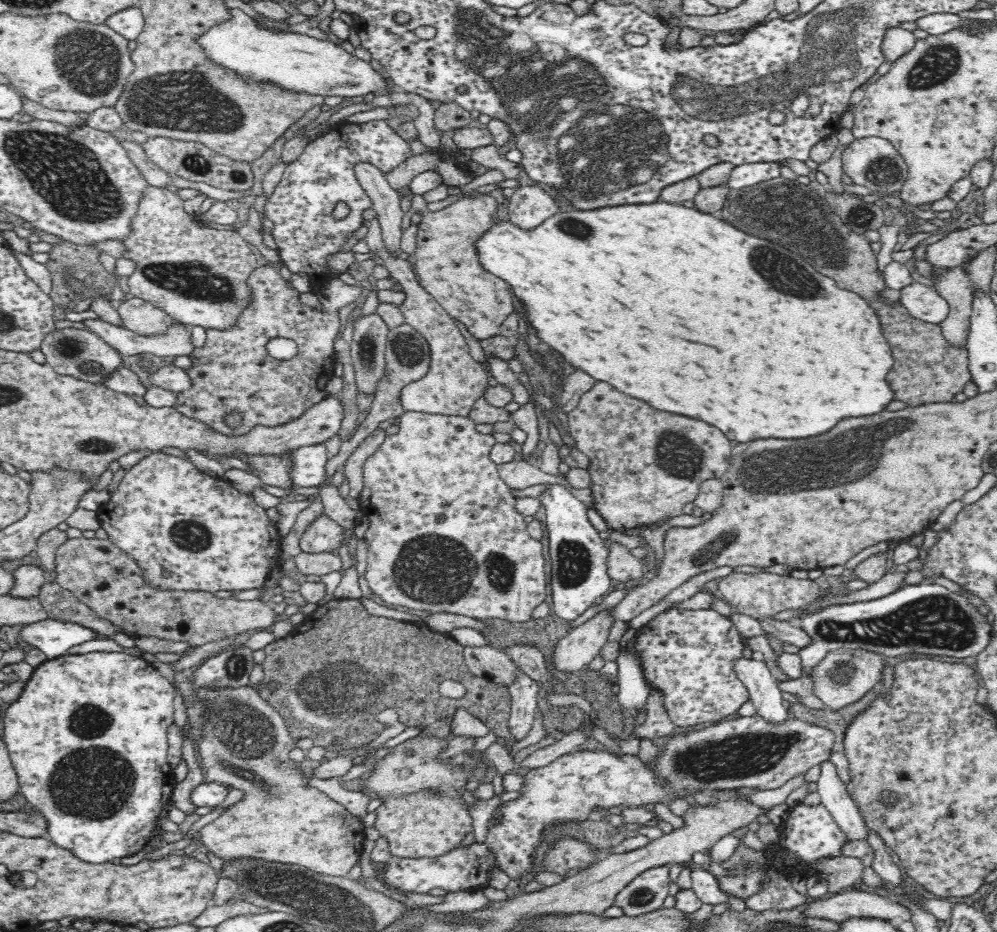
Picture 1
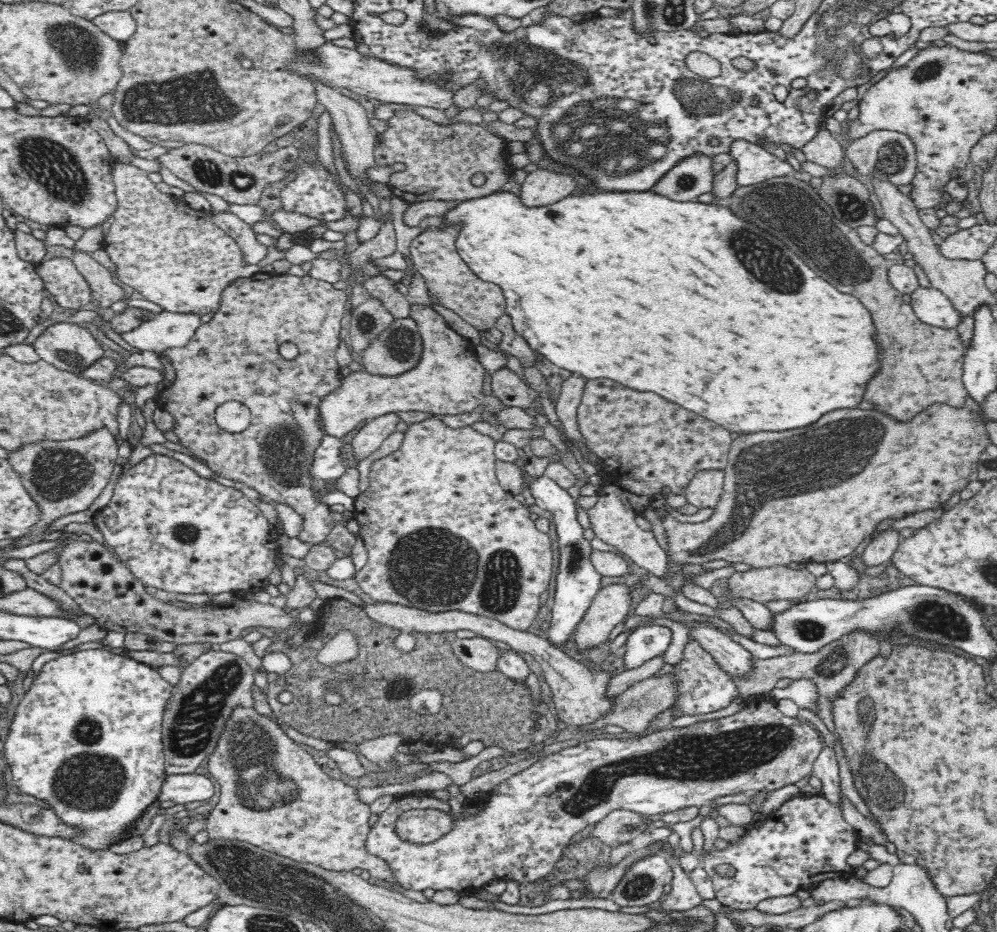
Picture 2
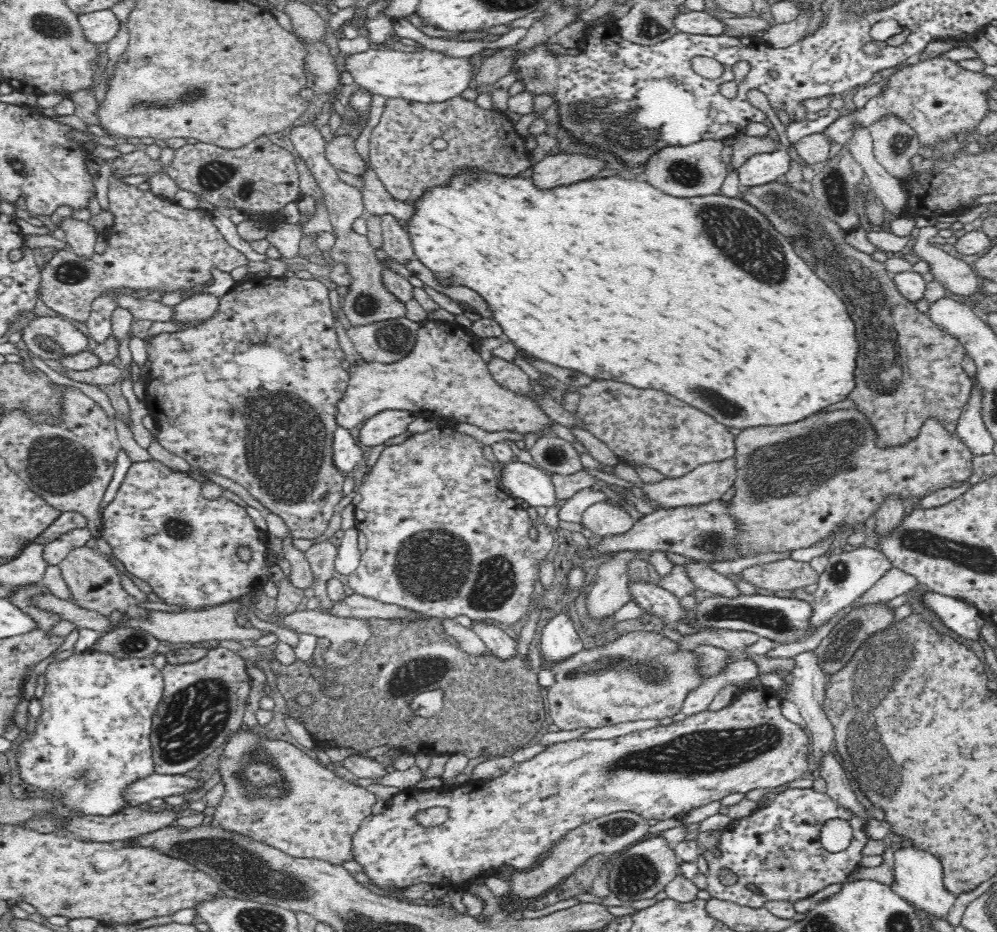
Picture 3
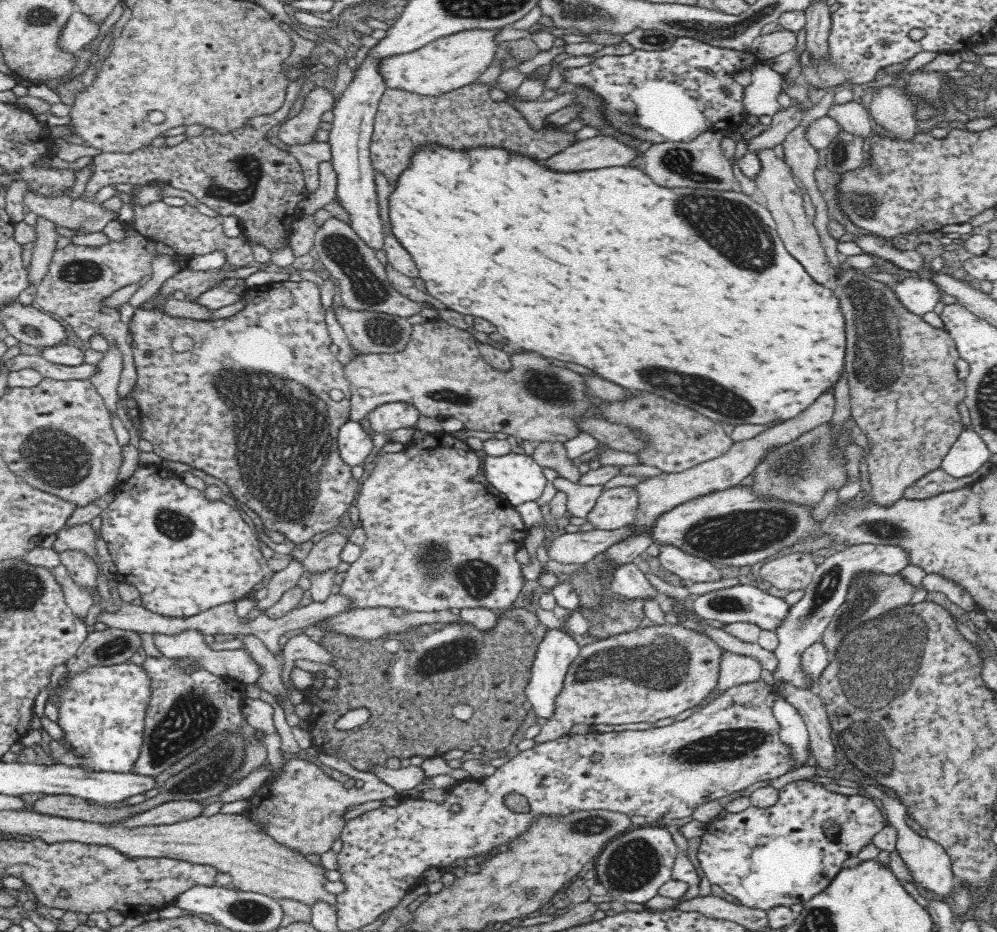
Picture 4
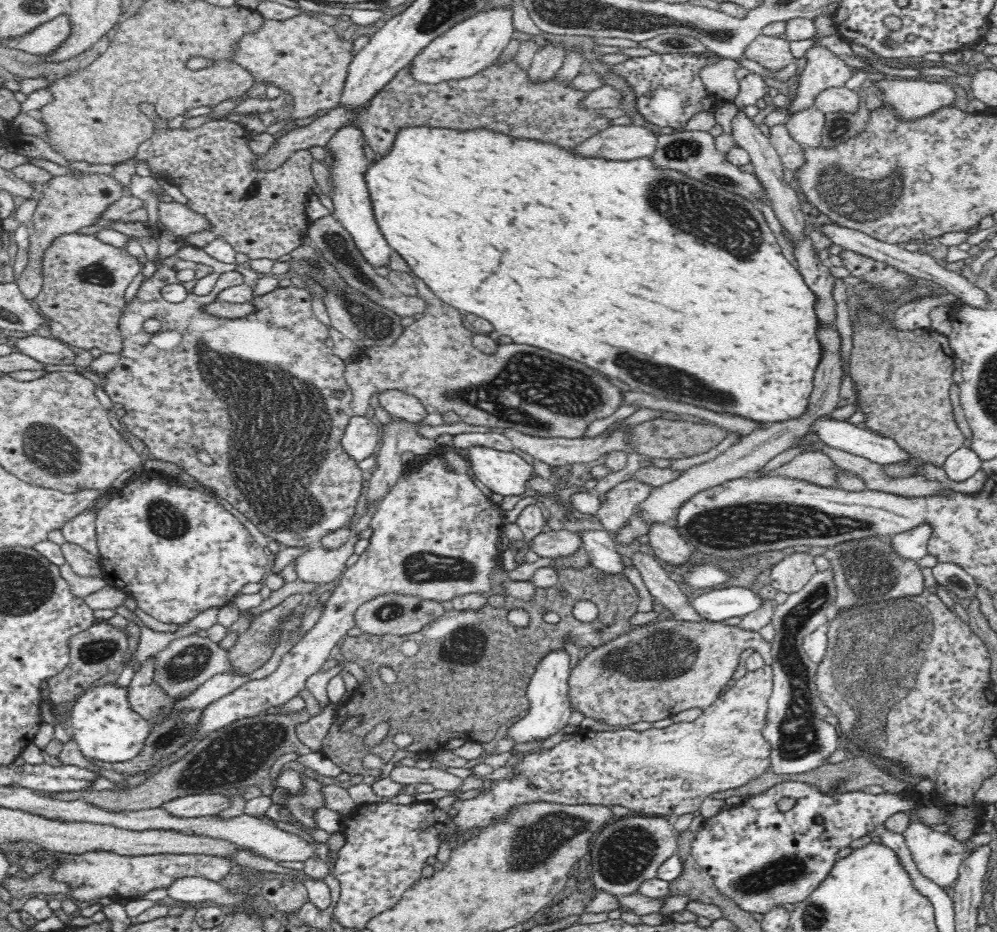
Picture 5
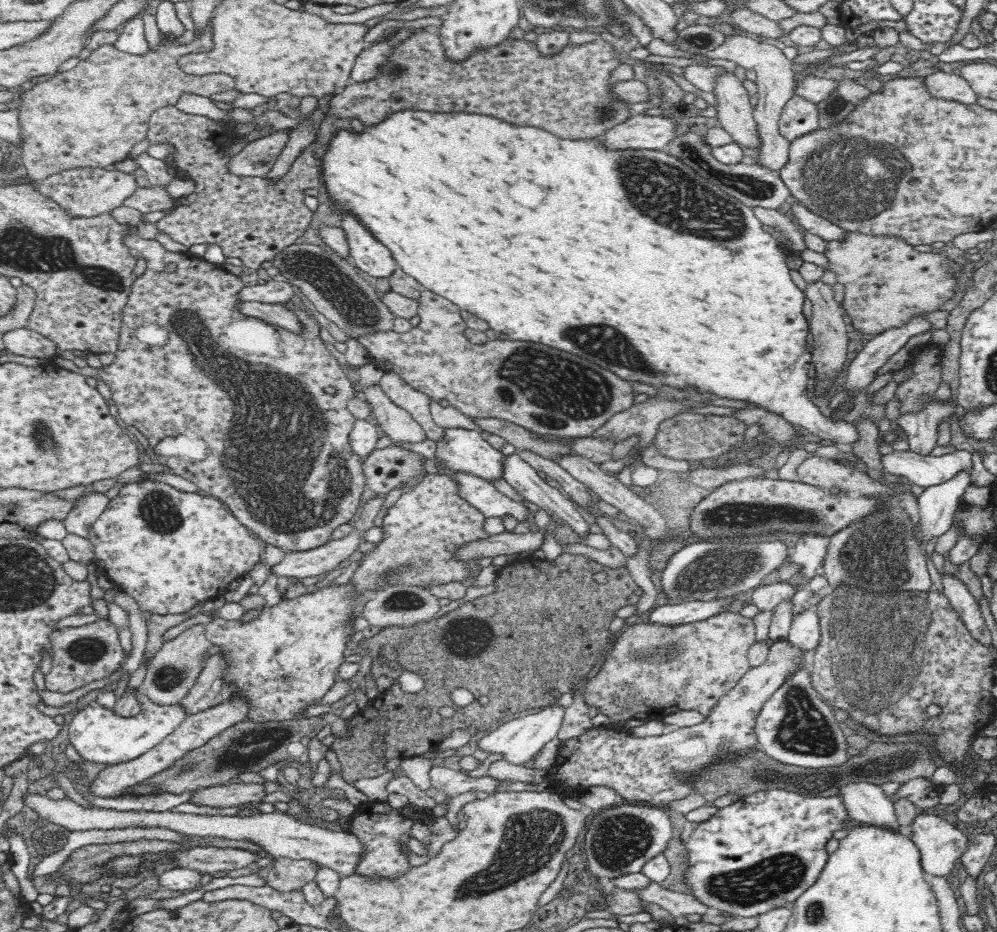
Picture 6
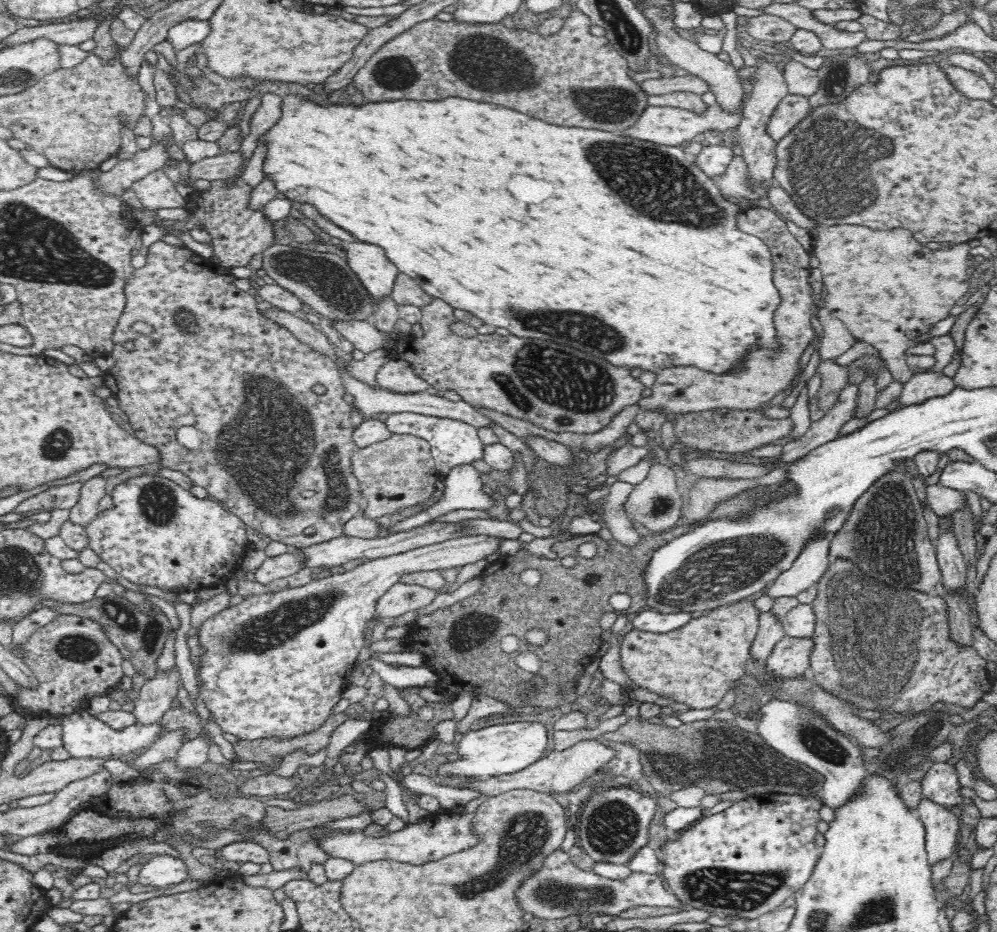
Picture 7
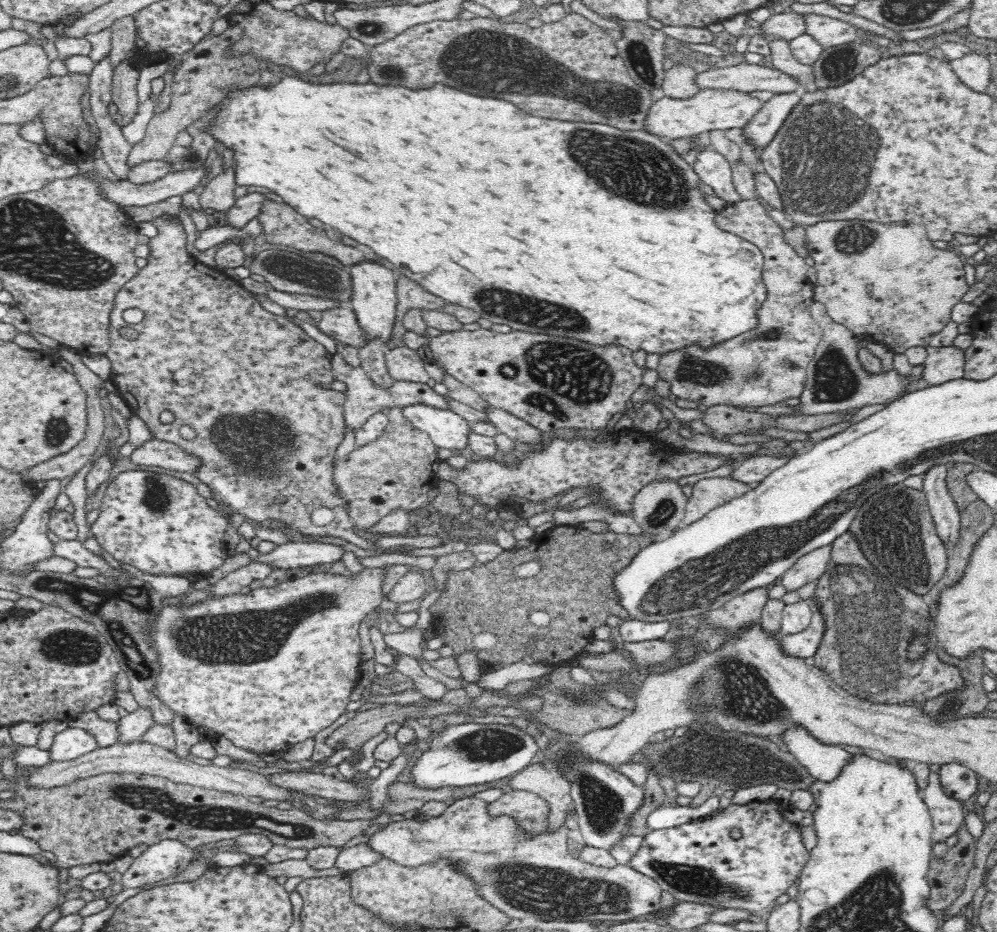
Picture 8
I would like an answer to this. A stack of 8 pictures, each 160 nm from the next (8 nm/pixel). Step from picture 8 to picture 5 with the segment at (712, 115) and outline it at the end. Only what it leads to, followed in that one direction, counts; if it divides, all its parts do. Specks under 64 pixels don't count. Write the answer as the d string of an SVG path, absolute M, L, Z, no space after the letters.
M610 126L574 148L576 154L608 160L628 161L650 157L656 150L658 135L644 126Z

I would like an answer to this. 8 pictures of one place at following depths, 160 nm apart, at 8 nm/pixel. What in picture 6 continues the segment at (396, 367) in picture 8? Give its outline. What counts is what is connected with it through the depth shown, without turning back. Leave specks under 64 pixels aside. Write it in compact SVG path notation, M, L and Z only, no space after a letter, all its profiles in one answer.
M384 371L379 384L392 403L414 417L414 420L425 430L427 437L440 440L444 436L444 429L436 424L430 415L430 398L426 394L412 388L400 375L392 371Z

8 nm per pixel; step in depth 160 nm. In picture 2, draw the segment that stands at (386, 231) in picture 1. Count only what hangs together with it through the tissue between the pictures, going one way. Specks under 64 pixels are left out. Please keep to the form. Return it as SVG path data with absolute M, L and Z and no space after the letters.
M313 72L306 74L307 78L312 82L314 93L316 93L316 100L319 104L324 106L324 110L329 112L332 117L335 130L341 140L341 146L346 154L350 172L354 176L358 176L364 184L371 184L374 181L366 177L366 168L374 166L374 142L376 133L370 127L368 116L364 111L364 107L352 97L346 96L341 92L337 86L328 86L325 82L319 80L319 76L315 76Z

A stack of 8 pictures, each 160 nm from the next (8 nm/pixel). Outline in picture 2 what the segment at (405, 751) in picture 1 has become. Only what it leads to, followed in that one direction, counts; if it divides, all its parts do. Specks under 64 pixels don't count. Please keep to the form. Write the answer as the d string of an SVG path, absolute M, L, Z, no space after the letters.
M414 809L398 818L396 833L410 842L432 842L453 828L453 818L436 809Z

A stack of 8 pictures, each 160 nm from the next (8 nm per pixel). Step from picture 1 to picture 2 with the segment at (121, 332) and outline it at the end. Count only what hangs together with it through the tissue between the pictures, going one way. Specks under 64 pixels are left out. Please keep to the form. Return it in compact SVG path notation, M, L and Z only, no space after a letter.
M163 311L155 315L154 318L141 322L135 330L122 334L122 338L134 348L139 348L143 351L156 350L162 355L170 348L185 346L193 338L193 335L203 323L201 315L195 312Z

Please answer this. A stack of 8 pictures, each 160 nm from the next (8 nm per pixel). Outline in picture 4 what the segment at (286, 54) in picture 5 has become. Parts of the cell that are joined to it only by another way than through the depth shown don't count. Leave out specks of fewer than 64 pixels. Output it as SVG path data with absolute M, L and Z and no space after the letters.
M314 86L305 94L298 118L286 120L278 132L278 138L285 144L308 144L314 142L314 132L322 122L322 115L333 110L336 96L324 86Z

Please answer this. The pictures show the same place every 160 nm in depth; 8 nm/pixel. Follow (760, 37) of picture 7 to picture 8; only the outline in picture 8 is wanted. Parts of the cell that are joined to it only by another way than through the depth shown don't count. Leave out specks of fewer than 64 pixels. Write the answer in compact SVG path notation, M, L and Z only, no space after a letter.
M794 11L772 14L761 24L764 35L768 38L783 38L791 41L807 33L805 16Z

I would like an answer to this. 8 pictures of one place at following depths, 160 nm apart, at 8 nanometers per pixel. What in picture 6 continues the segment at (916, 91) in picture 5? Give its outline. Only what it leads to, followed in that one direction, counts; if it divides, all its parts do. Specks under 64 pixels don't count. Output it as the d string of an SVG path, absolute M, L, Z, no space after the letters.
M937 71L925 76L925 83L929 93L938 98L956 100L964 104L974 104L979 98L970 83L957 72Z

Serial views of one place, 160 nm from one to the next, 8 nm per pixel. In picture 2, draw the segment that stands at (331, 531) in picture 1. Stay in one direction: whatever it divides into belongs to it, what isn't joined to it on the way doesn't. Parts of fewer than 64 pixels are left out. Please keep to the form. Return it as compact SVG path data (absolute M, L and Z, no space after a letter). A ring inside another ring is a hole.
M256 272L246 278L239 278L232 281L220 294L220 306L214 312L212 319L209 322L202 323L199 330L193 335L193 338L187 342L185 346L173 347L162 355L174 367L175 378L173 384L169 388L158 391L156 403L158 408L166 410L172 414L172 431L178 438L178 444L190 451L198 461L210 468L211 471L218 477L232 479L234 482L246 484L249 488L253 488L258 494L264 497L271 503L282 503L289 506L293 514L298 514L302 517L302 530L299 532L300 540L304 542L312 542L312 544L326 543L328 533L335 527L334 517L331 515L330 509L322 497L329 493L325 483L314 481L312 475L312 464L314 464L314 454L319 447L320 441L326 435L319 420L319 409L324 398L331 394L334 390L340 388L342 380L340 380L339 365L336 362L336 350L340 346L340 330L342 324L342 316L344 316L344 302L346 302L346 294L343 291L336 290L332 283L316 280L308 275L302 277L293 276L290 274L276 275L272 273ZM291 342L297 348L300 354L294 360L286 360L280 355L280 346ZM237 401L242 402L250 411L251 420L248 428L242 432L226 432L218 426L215 419L215 412L218 406L224 402Z

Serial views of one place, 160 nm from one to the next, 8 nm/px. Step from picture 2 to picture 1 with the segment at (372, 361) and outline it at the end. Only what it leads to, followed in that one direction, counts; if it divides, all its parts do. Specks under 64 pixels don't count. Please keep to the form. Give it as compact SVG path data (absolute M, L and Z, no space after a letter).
M400 324L389 330L385 347L385 374L377 383L377 390L370 412L362 423L357 426L351 439L342 442L340 452L328 460L328 477L332 477L338 470L342 470L347 459L354 453L355 448L372 432L380 422L400 418L406 411L400 403L401 391L410 382L415 382L423 378L428 373L429 363L431 362L431 351L429 342L426 341L418 330L412 328L410 324Z

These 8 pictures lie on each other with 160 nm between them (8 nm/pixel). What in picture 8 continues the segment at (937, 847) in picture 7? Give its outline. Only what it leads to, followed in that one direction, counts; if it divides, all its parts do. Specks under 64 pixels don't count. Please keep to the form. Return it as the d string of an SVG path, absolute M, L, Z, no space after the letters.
M933 771L928 777L928 784L922 791L922 796L932 816L933 841L945 841L946 838L953 836L964 824L964 802L946 794L943 791L939 773Z

